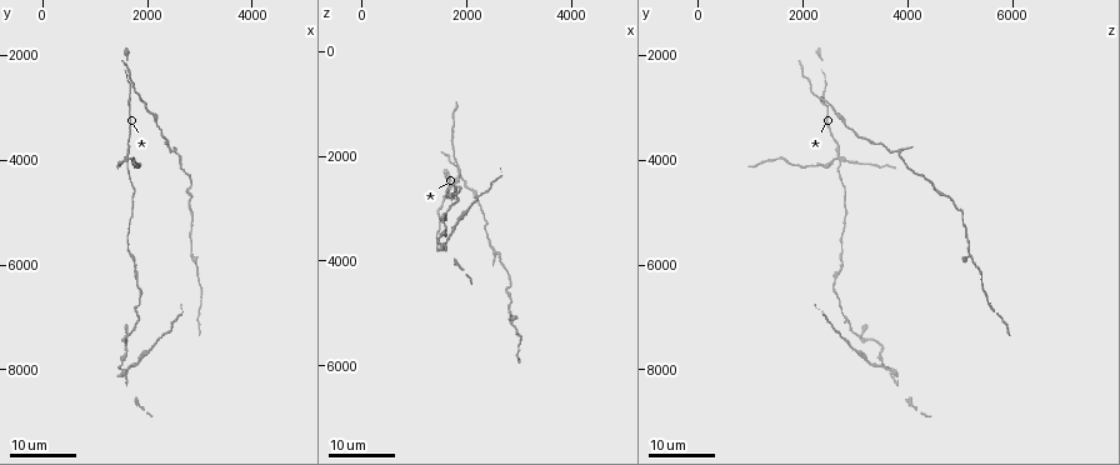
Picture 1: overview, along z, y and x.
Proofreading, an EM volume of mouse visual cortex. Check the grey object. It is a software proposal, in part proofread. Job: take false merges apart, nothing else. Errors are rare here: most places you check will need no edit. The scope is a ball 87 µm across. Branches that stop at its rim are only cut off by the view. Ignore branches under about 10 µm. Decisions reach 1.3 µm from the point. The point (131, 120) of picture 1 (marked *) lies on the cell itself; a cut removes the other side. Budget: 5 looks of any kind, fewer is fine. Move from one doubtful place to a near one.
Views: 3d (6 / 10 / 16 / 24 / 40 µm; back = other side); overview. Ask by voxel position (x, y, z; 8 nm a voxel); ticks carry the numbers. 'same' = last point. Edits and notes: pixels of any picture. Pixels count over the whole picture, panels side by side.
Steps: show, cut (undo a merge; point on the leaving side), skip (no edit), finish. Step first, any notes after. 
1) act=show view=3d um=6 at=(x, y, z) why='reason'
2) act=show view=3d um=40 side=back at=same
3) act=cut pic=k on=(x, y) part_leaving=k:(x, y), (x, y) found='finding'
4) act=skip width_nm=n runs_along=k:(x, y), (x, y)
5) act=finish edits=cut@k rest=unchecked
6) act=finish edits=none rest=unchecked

act=show view=3d um=24 at=(2400, 3800, 3650) why='thick turns thin'

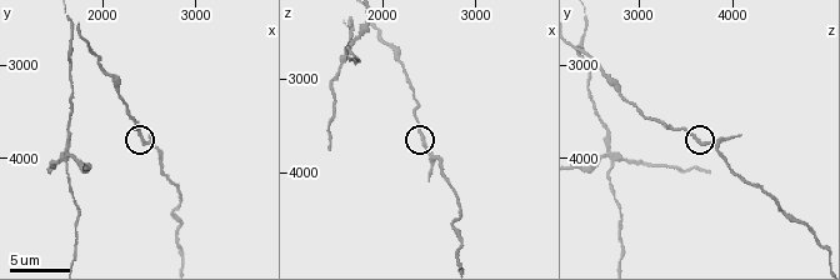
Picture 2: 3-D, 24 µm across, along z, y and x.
act=show view=3d um=10 at=(2450, 3800, 3600) why='closer look'

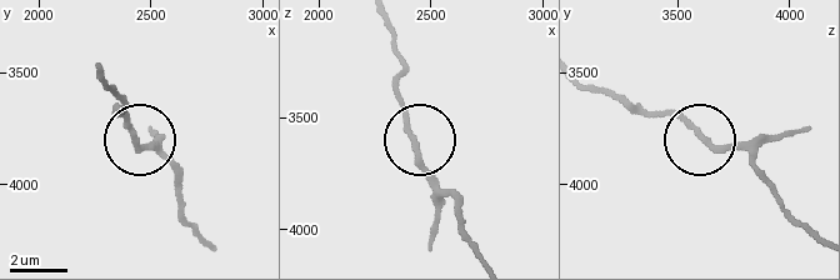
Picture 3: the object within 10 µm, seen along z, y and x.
act=skip runs_along=3:(390, 23), (399, 101), (435, 206) found='one cell here'

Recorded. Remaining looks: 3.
act=show view=3d um=24 at=(1650, 7300, 3050) why='side arm on a straight run'

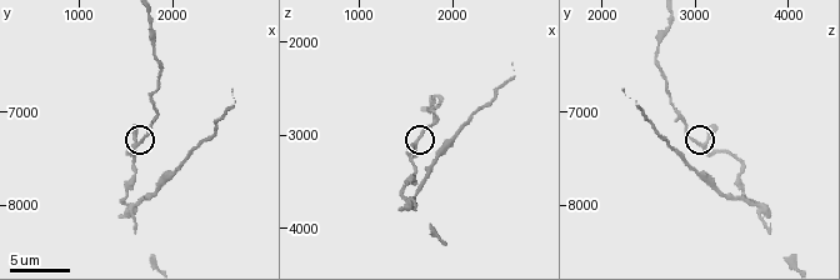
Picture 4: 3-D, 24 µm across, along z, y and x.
act=show view=3d um=6 at=(1650, 7300, 3000)

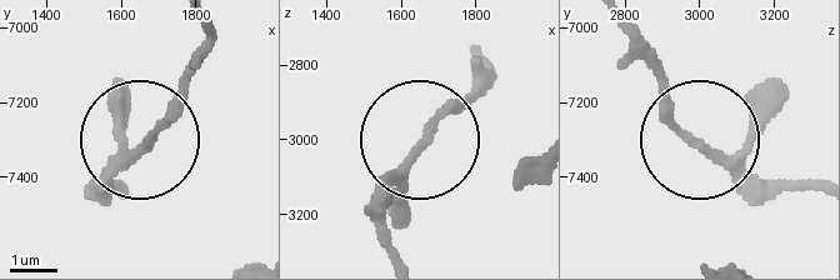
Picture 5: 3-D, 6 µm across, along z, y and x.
act=skip arms=3 runs_along=5:(618, 23), (669, 118), (753, 174), (796, 185) found='all the same cell'

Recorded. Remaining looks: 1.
act=show view=3d um=10 at=(1600, 8050, 3700) why='looks like a crossing'

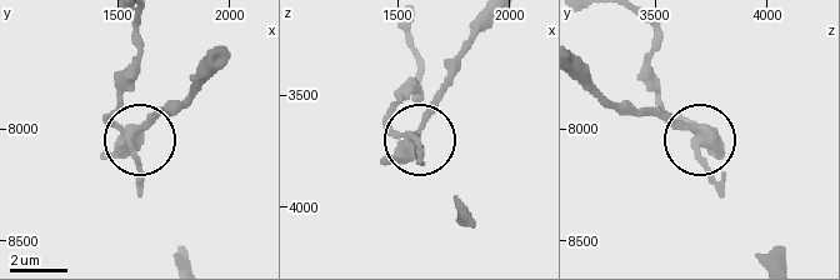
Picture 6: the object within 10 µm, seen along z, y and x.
act=cut pic=6 on=(150, 114) part_leaving=6:(133, 135), (209, 73) found='two cells meet here'

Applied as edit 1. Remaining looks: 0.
act=finish edits=cut@6 rest=unchecked

